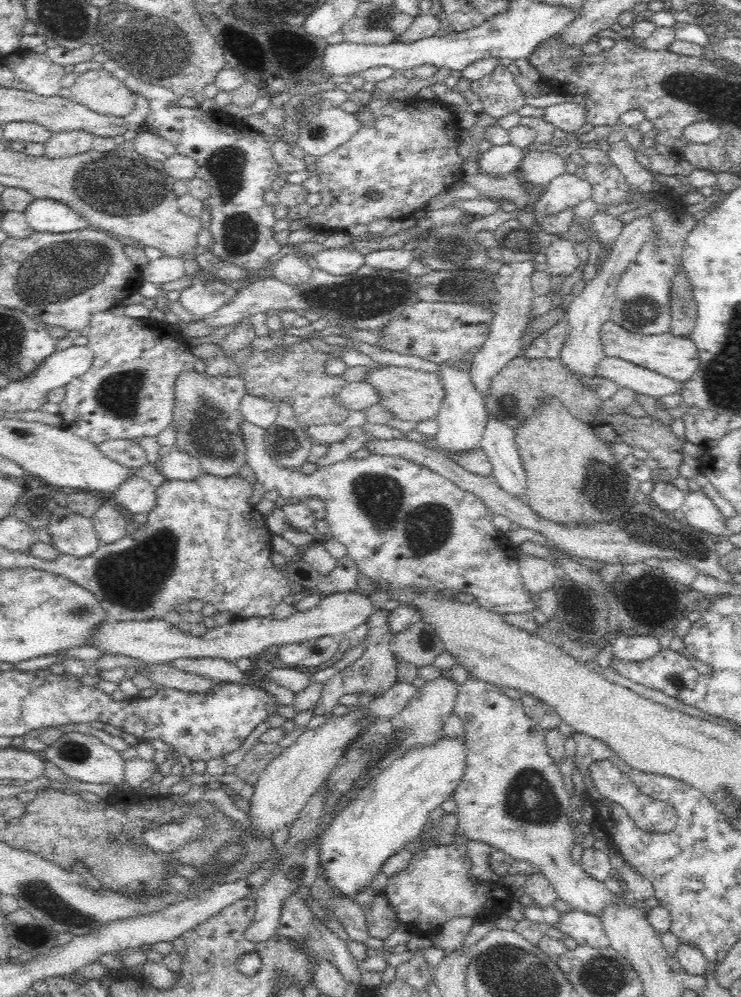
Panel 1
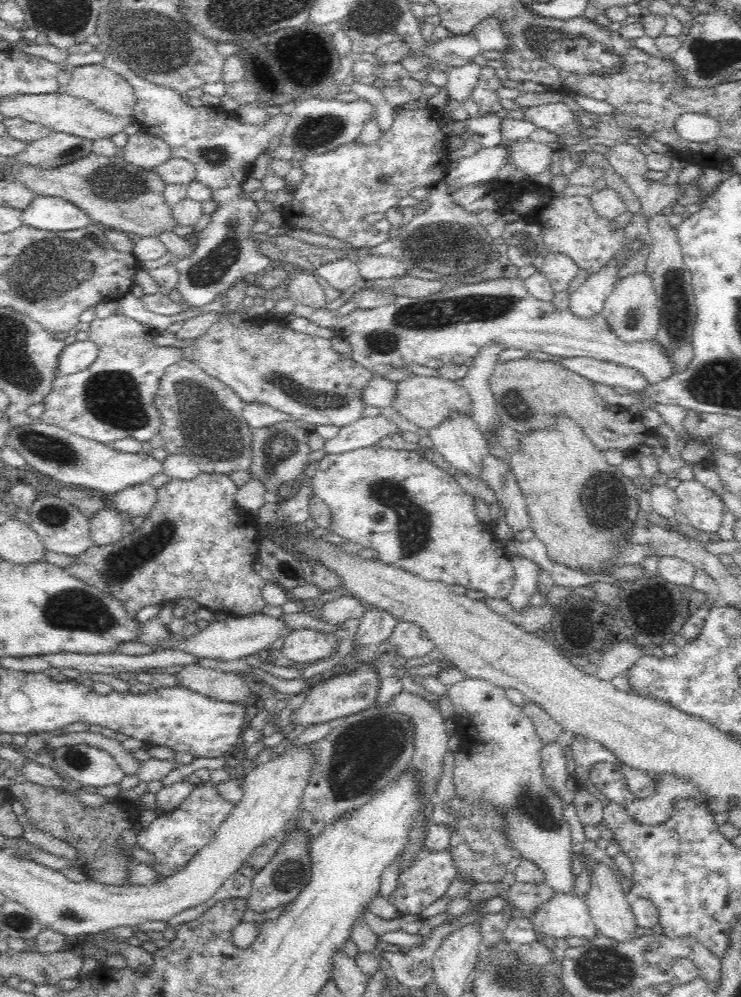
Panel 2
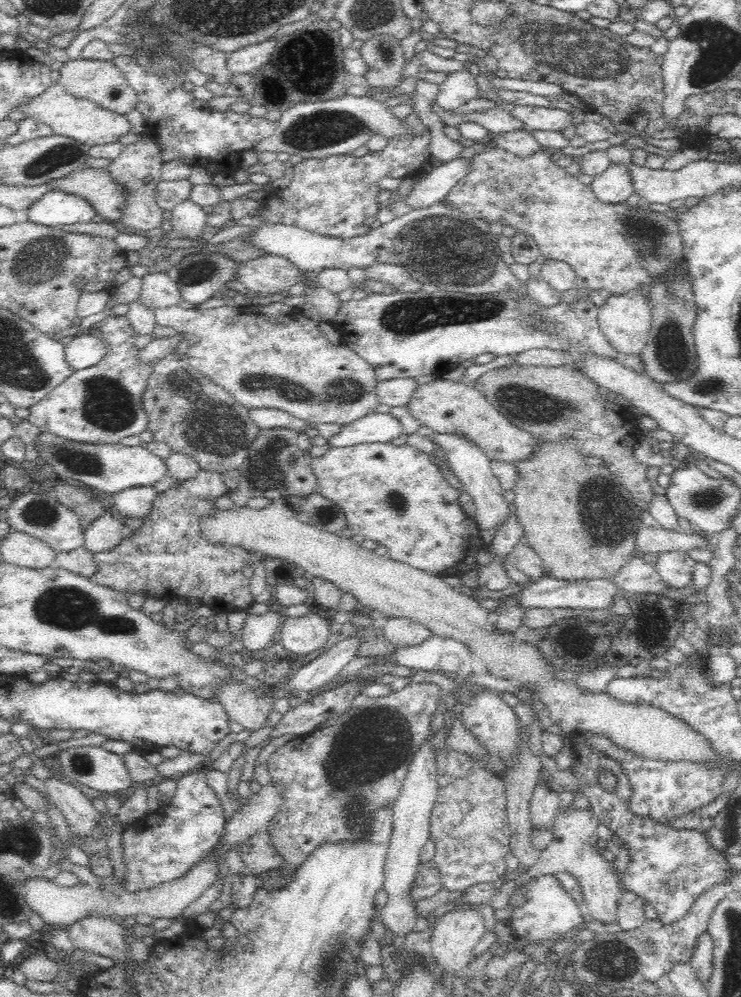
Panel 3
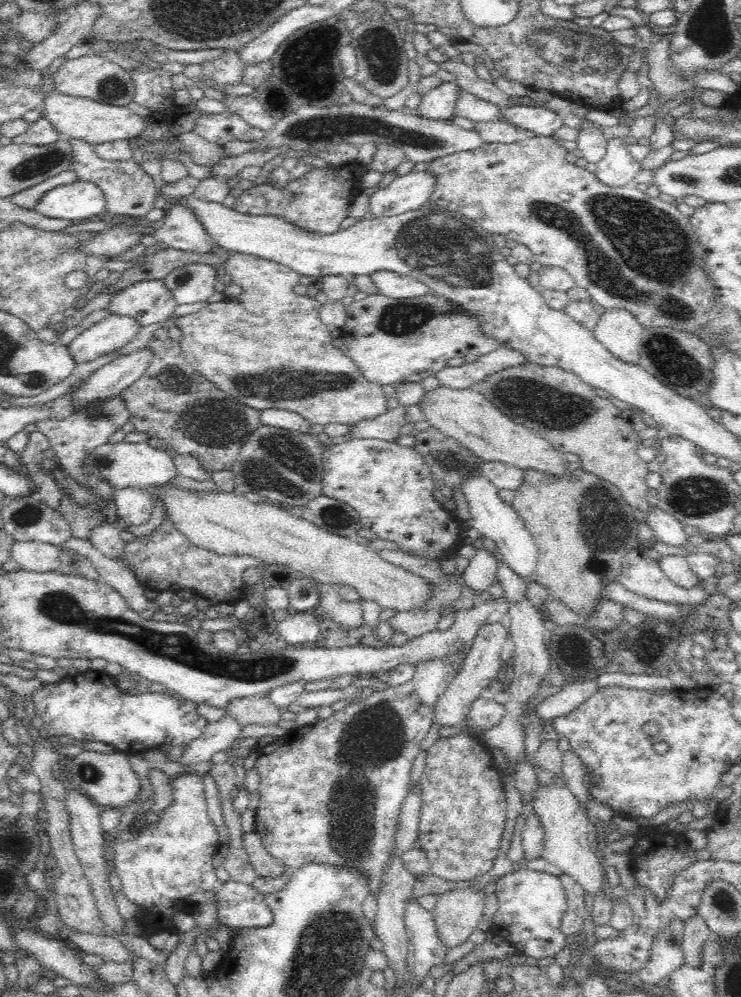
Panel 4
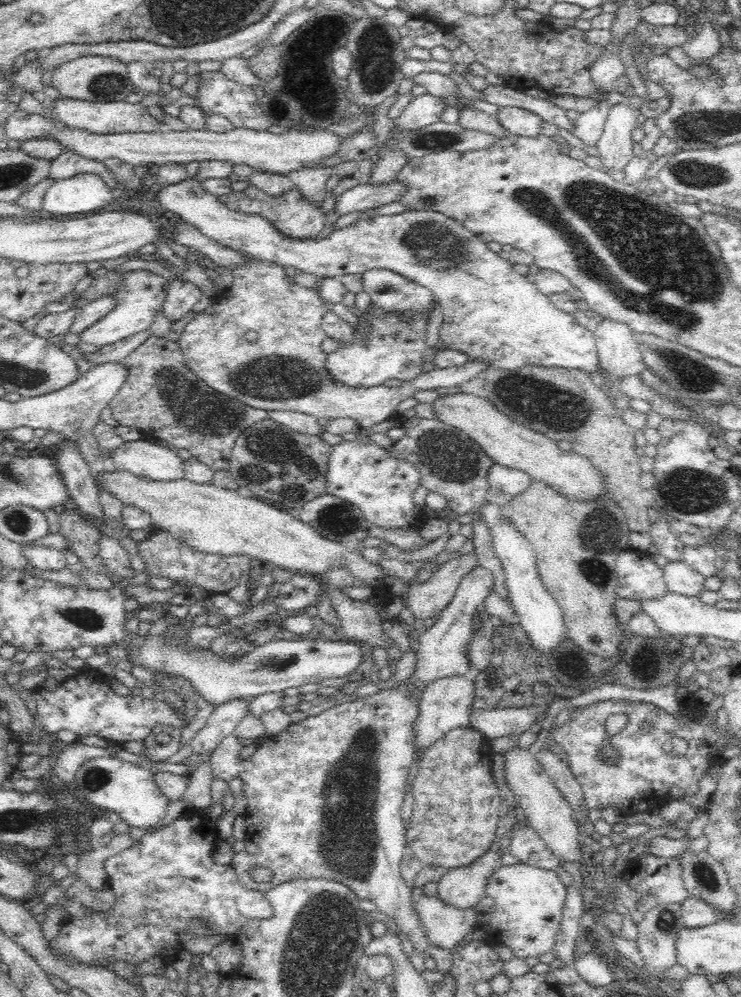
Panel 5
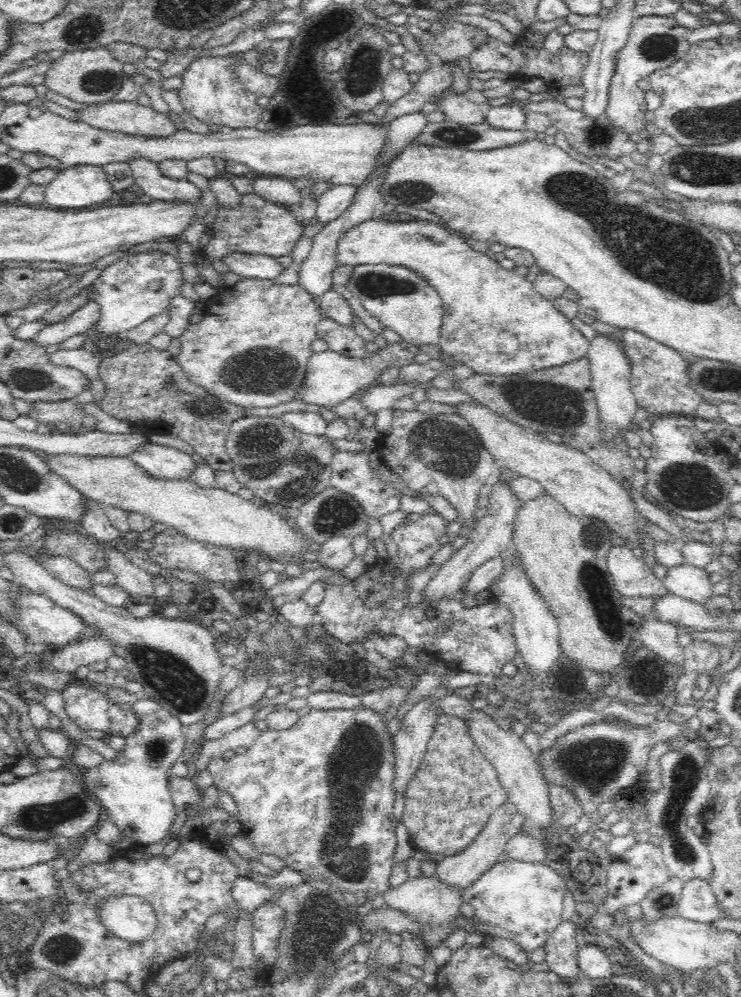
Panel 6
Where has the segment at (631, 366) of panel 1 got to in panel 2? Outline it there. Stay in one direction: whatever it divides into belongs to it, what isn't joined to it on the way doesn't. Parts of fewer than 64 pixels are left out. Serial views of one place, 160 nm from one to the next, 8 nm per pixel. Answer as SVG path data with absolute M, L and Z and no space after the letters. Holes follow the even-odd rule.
M582 357L564 359L559 364L592 383L604 384L612 389L620 387L629 390L630 393L638 393L652 386L640 371L620 366L615 362Z

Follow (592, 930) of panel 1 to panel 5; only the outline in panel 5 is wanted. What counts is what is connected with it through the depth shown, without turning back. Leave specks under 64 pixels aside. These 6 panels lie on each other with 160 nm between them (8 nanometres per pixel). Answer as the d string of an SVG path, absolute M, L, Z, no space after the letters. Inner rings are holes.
M514 864L501 866L490 876L485 895L475 906L479 910L479 929L493 944L505 945L518 958L554 953L561 924L566 886L552 870Z

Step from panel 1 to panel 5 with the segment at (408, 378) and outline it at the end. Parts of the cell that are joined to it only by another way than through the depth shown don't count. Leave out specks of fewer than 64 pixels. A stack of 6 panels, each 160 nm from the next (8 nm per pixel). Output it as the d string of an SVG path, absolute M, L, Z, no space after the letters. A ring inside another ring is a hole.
M443 391L432 402L432 411L436 421L448 425L451 429L462 431L477 442L493 463L522 470L534 480L551 486L568 498L590 500L609 493L600 473L586 458L573 451L562 452L555 440L532 430L529 426L514 422L485 398L464 392L450 394Z

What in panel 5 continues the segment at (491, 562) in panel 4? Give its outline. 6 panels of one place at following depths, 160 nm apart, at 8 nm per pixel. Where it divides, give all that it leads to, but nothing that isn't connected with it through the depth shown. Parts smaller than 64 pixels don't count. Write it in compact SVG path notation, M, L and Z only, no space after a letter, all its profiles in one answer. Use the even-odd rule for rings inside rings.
M479 564L462 577L453 602L438 616L432 627L419 635L414 670L397 688L381 690L363 699L342 699L328 707L321 707L296 724L291 723L280 734L258 741L256 751L234 768L224 764L224 740L207 757L213 776L227 782L236 776L244 780L243 793L248 799L244 813L247 816L247 838L258 845L259 852L236 854L230 866L248 890L265 893L296 878L334 879L349 886L360 900L374 902L379 912L392 918L416 953L423 959L436 961L436 970L449 970L453 961L452 950L430 943L426 927L415 909L413 887L408 886L401 876L400 864L407 848L407 825L402 820L402 810L408 770L414 763L416 753L415 728L420 701L428 685L434 681L472 673L467 650L474 634L473 620L481 610L484 599L493 591L493 584L490 570ZM253 865L272 869L274 878L261 883L252 880L249 871Z

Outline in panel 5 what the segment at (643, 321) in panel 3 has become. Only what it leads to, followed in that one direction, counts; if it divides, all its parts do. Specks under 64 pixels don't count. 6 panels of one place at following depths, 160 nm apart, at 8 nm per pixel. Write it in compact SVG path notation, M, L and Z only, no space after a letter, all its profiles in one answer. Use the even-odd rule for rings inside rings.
M601 318L593 336L600 369L612 381L631 375L640 376L646 370L635 334L628 324Z

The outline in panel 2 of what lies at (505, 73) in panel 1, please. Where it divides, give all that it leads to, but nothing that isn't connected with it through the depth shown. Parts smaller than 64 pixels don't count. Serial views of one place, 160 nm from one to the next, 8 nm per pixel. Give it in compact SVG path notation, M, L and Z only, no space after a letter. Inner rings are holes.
M482 67L479 81L469 97L479 106L482 114L496 115L497 112L504 109L504 106L500 103L502 98L497 93L504 87L503 81L498 77L494 67Z

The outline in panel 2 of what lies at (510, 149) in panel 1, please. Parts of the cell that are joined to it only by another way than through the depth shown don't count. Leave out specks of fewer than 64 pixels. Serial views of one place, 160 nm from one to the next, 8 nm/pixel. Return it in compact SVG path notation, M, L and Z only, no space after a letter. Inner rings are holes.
M502 144L481 148L471 156L462 157L453 170L446 168L447 173L443 181L449 188L456 188L458 184L468 186L493 181L498 172L506 164L510 164L510 153L509 147Z

